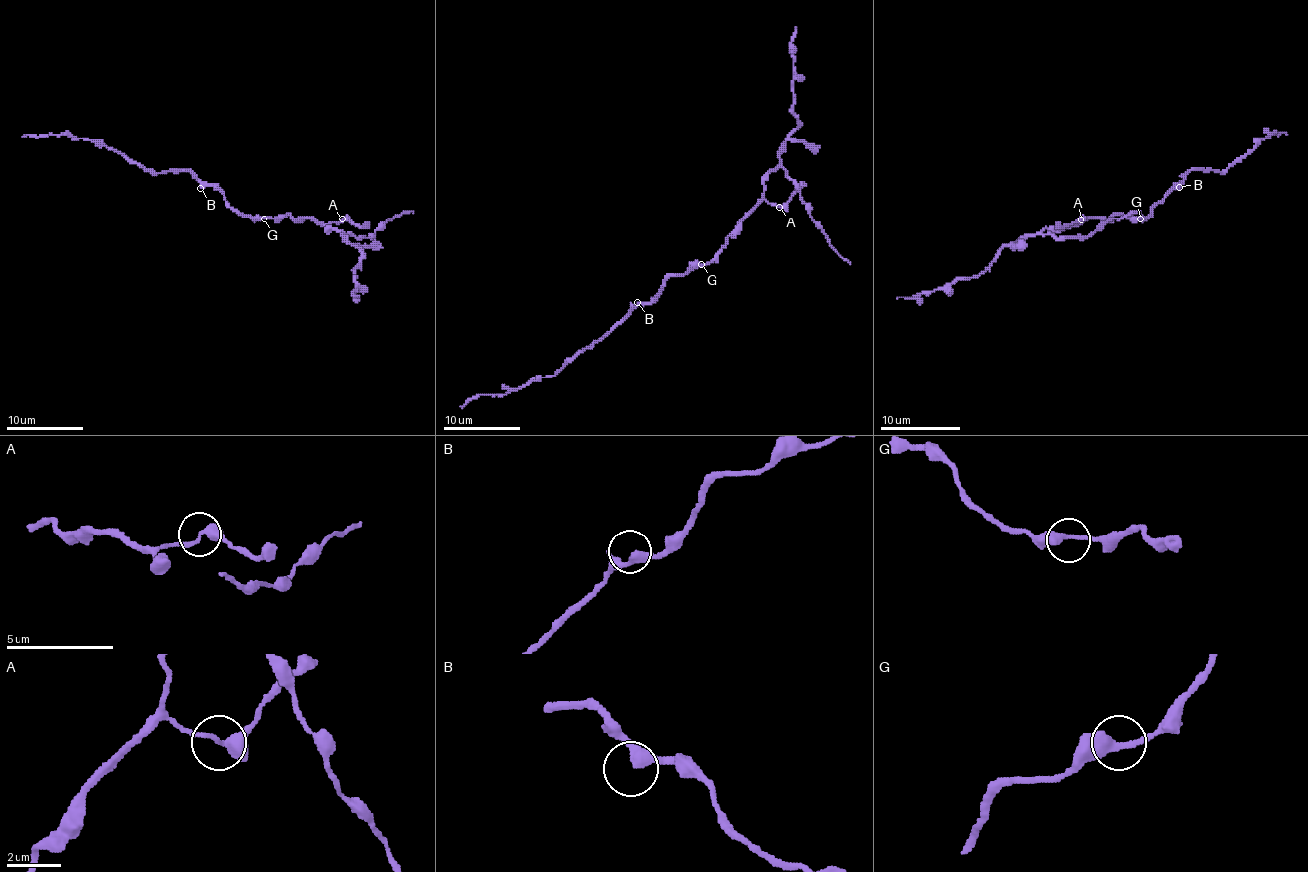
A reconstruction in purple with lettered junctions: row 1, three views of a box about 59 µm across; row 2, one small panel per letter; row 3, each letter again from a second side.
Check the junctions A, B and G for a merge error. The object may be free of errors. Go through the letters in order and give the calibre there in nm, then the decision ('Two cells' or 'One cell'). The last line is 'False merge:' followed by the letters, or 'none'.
A: Thickness 320 nm. One cell
B: Thickness 340 nm. One cell
G: Thickness 380 nm. One cell
False merge: none

